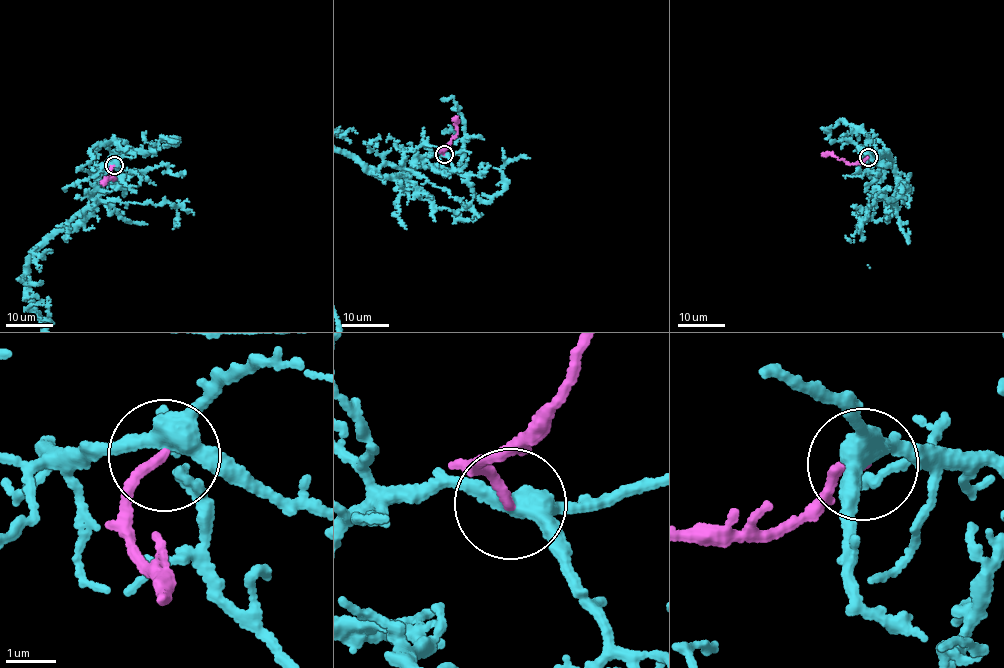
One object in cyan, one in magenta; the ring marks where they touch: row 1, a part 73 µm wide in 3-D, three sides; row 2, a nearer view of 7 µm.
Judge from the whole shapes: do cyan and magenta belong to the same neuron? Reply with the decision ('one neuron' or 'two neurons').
two neurons

